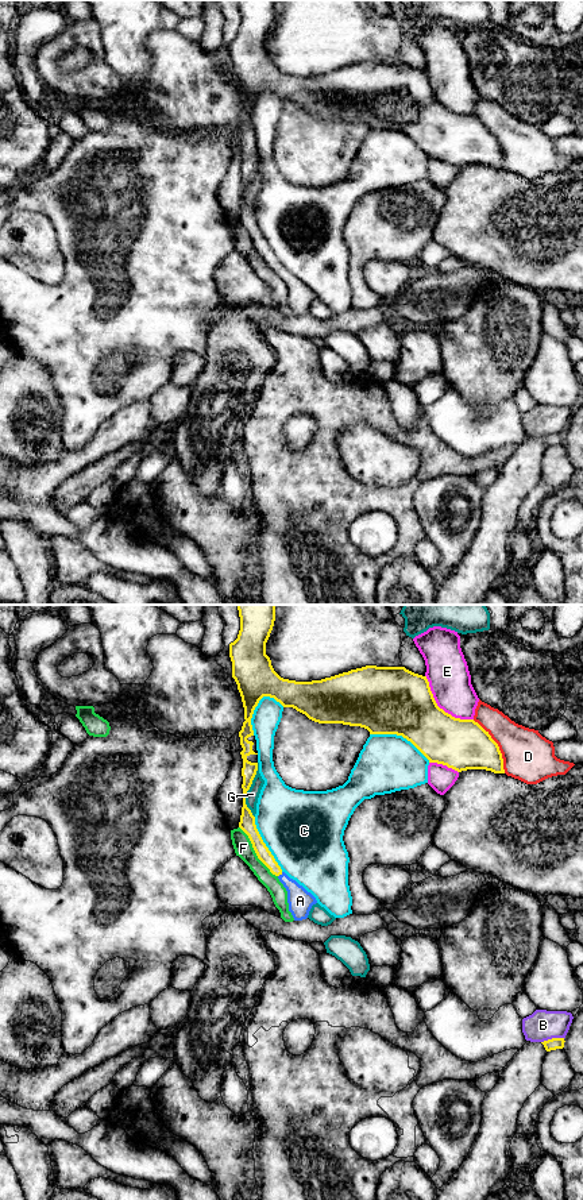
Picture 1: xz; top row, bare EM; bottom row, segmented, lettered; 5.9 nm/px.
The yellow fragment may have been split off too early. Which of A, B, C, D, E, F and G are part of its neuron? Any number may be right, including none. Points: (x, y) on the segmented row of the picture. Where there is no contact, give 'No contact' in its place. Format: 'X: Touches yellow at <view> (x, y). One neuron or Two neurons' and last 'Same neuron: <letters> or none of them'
A: Touches yellow at xz (280, 874). One neuron
B: Touches yellow at xz (552, 1038). Two neurons
C: Touches yellow at xz (400, 734). Two neurons
D: Touches yellow at xz (497, 745). Two neurons
E: Touches yellow at xz (439, 707). Two neurons
F: Touches yellow at xz (255, 852). Two neurons
G: Touches yellow at xz (248, 788). Two neurons
Same neuron: A

